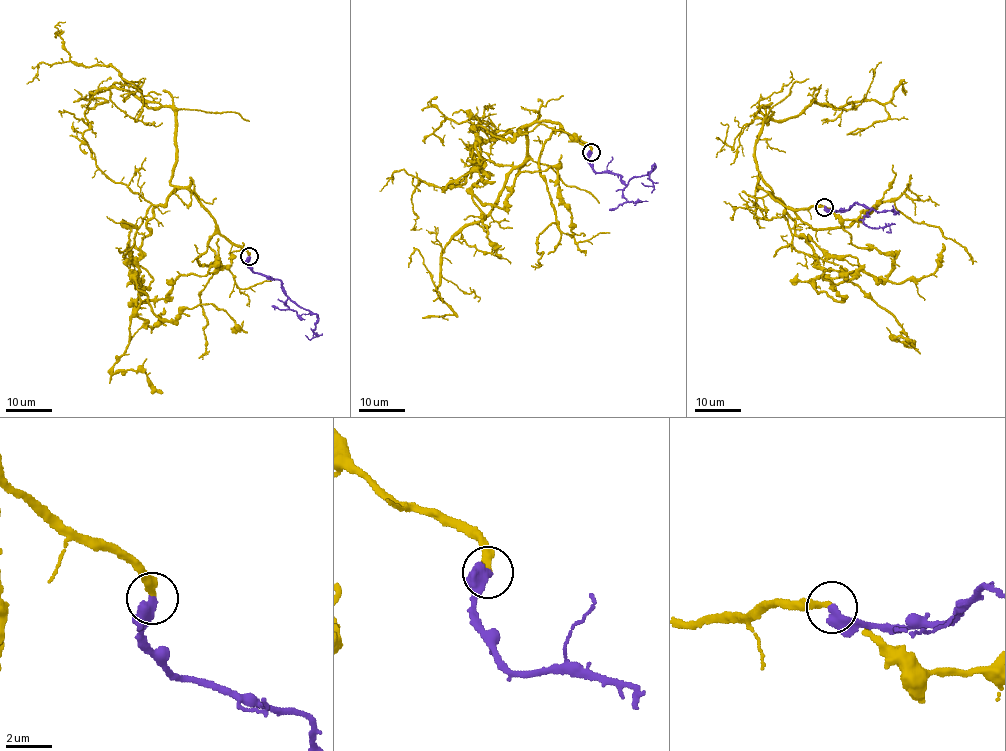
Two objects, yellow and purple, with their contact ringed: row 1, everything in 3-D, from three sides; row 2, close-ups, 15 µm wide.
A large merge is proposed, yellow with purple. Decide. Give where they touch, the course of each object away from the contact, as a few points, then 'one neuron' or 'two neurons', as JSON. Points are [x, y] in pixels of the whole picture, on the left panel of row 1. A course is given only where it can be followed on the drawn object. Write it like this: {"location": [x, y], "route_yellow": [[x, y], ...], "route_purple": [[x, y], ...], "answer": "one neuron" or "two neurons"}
{"location": [249, 256], "route_yellow": [[249, 256], [180, 189], [147, 225], [134, 303], [164, 299], [174, 280], [230, 264], [242, 242]], "route_purple": [[249, 256], [252, 270], [278, 279], [293, 301], [317, 315], [313, 332], [317, 335], [309, 339], [305, 335]], "answer": "one neuron"}

